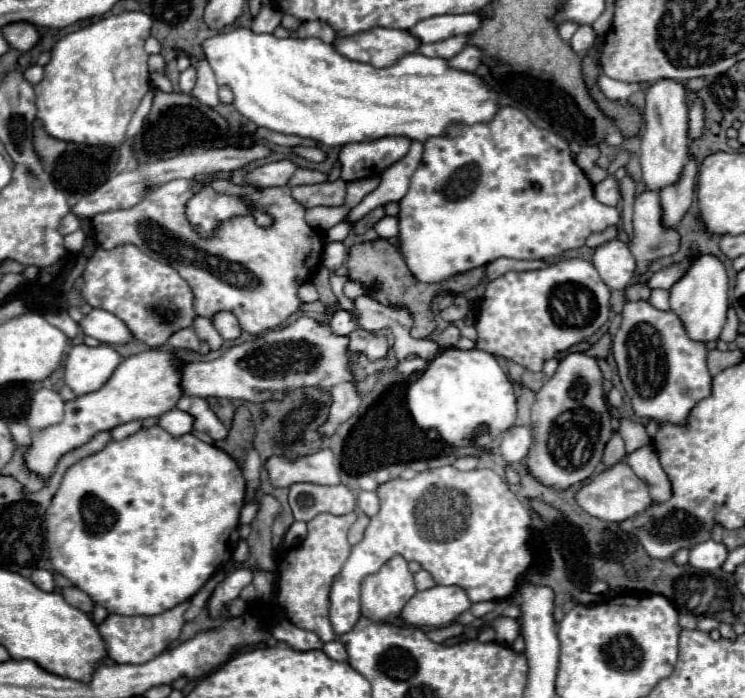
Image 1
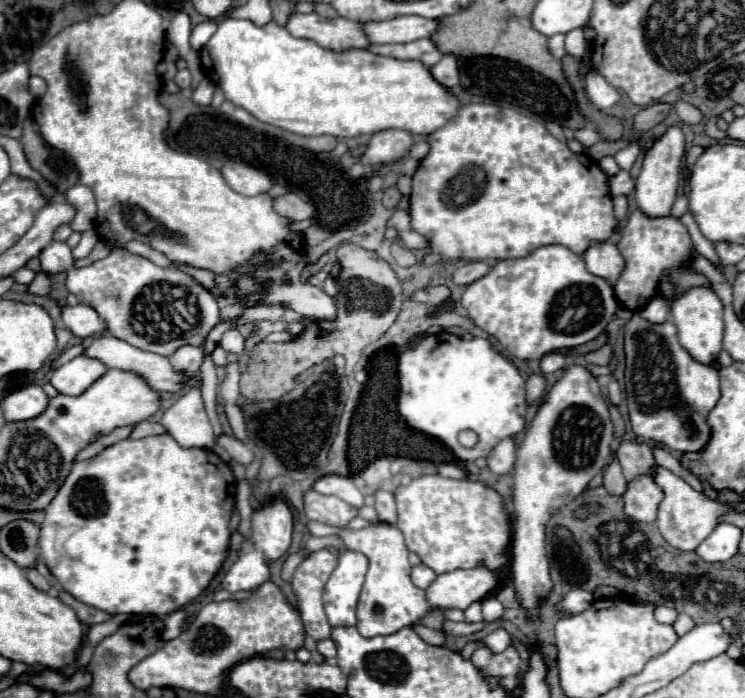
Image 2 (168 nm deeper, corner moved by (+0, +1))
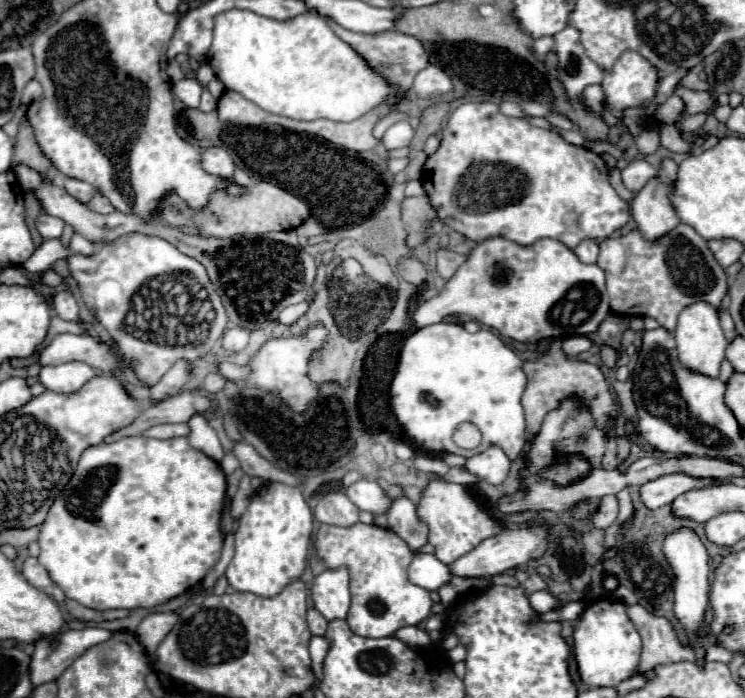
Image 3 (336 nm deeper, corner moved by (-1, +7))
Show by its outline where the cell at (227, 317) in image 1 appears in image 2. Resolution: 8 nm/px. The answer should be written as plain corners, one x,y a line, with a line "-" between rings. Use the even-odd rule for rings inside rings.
230,328
230,330
224,332
220,346
222,346
226,352
230,352
230,354
238,354
238,356
240,356
240,354
244,352
244,348
246,348
246,344
244,344
244,336
242,336
238,330
234,330
234,328

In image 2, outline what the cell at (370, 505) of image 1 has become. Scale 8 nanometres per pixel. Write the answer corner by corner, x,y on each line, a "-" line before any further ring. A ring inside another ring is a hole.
378,490
378,492
376,492
376,504
374,504
374,508
376,508
376,512
378,512
380,522
396,524
396,520
398,520
398,510
396,510
396,498
394,498
392,492

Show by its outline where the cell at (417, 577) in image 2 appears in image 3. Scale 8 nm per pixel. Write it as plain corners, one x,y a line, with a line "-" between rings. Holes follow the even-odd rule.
415,554
409,564
409,580
425,590
437,590
451,580
451,572
433,554

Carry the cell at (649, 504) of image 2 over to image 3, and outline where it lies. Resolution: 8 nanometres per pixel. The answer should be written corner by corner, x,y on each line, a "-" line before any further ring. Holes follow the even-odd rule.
665,474
661,478
655,478
651,482
645,482
639,488
639,496
645,508
657,510
665,504
671,504
679,494
691,490
709,486
707,478
691,478
687,474

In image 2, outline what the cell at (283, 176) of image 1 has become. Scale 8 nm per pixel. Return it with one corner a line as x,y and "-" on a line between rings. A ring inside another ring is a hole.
224,162
220,172
222,172
226,184
244,196
256,196
256,194
268,192
268,188
272,186
270,176
266,176
264,172
252,168
244,162

